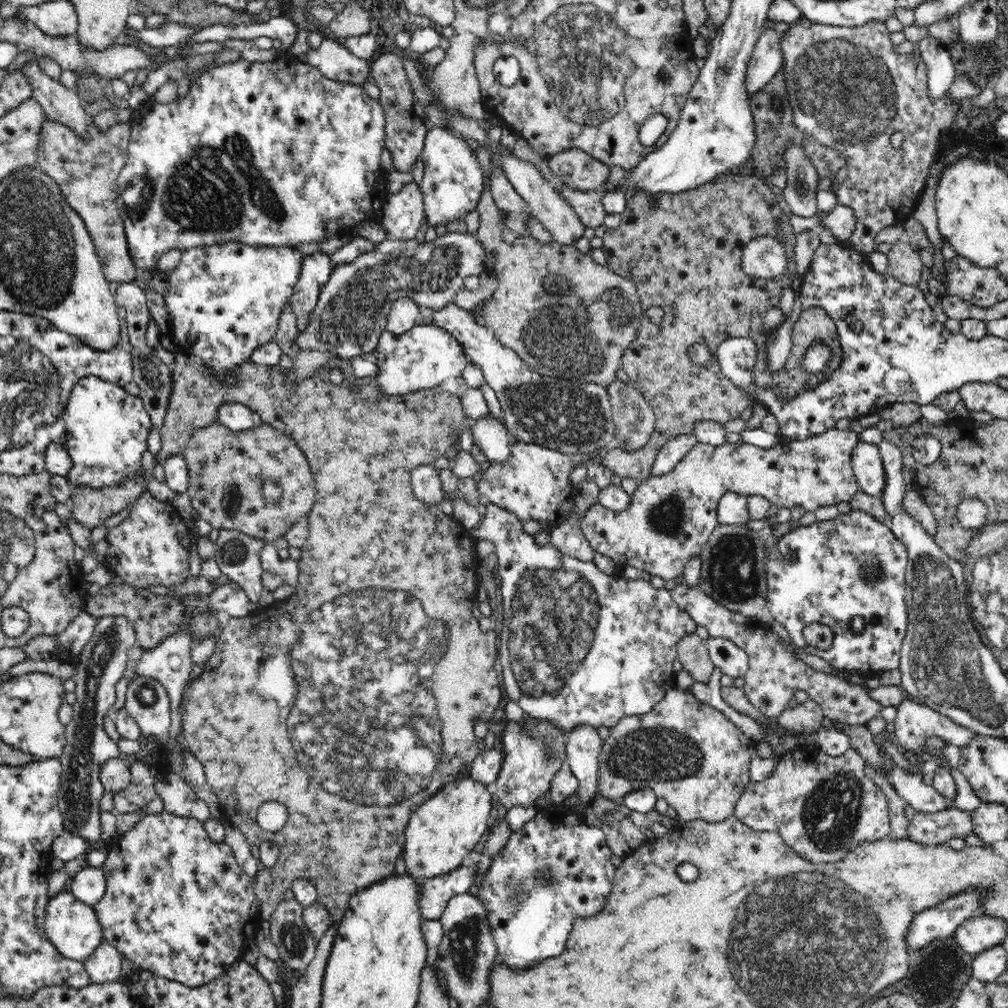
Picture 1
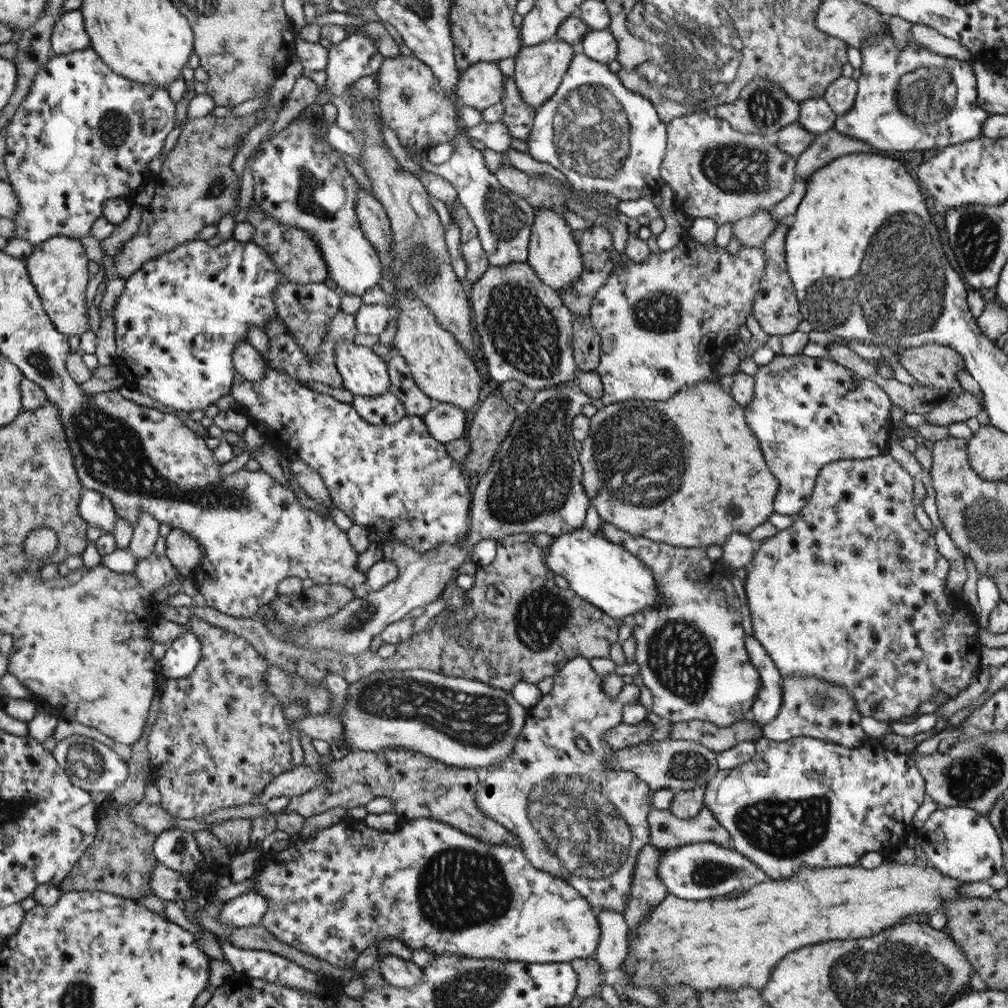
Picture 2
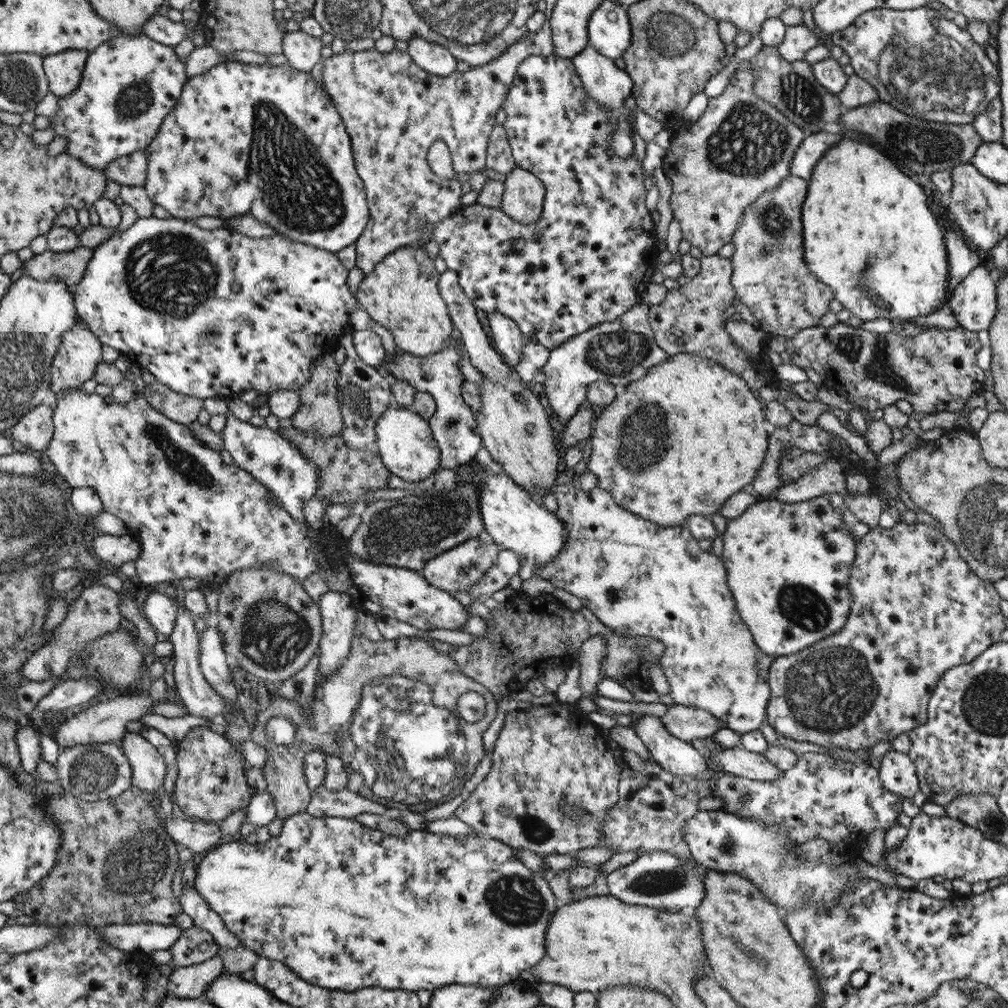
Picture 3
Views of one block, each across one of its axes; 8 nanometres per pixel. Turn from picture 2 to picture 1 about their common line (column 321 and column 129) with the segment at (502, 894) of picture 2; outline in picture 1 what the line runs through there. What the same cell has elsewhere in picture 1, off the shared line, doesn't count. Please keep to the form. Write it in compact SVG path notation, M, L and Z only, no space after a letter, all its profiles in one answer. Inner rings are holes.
M165 811L161 814L154 814L154 816L144 815L131 830L110 840L108 849L110 855L102 867L107 881L106 893L98 904L95 904L95 913L102 927L103 938L115 946L120 955L132 961L136 969L142 968L189 987L199 987L208 984L208 981L216 980L216 977L221 977L229 966L242 959L244 936L248 933L245 926L248 925L248 922L252 922L252 919L260 916L257 897L252 885L253 878L244 874L228 844L211 840L202 821L192 817L175 816Z

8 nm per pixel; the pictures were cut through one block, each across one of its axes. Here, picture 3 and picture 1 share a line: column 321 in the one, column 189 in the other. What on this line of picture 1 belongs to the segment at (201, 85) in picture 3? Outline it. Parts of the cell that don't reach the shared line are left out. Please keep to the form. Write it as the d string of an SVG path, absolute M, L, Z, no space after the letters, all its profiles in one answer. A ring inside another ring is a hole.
M236 59L208 68L202 76L190 84L188 94L182 100L174 99L170 104L146 104L144 108L135 109L131 114L131 138L128 143L128 158L121 168L117 178L119 196L115 200L122 217L128 241L128 251L136 269L142 272L154 272L158 266L158 258L165 252L178 248L184 251L190 247L211 244L222 244L227 241L238 241L240 244L255 246L312 244L326 241L342 226L356 226L364 220L378 221L381 218L381 207L387 192L384 188L387 172L380 167L380 153L385 148L386 119L380 101L370 97L362 85L340 82L324 76L318 68L302 64L296 60L280 60L267 62L249 62L246 59ZM132 176L144 180L146 187L142 190L140 202L126 202L124 192L132 192Z

